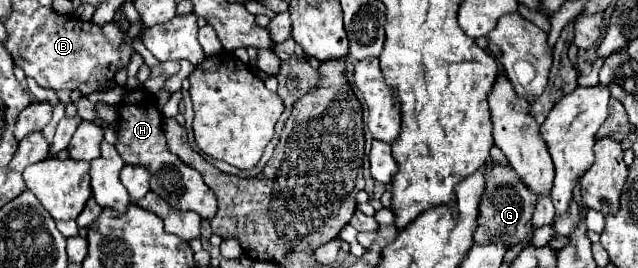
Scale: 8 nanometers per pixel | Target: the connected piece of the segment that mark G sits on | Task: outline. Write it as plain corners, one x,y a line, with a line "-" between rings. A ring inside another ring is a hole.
499,165
491,167
491,177
485,185
485,195
481,199
481,217
479,217
479,227
475,231
475,243
477,245
485,245
485,243
493,243
493,241
501,241
505,243
509,249
515,247
521,241
531,239
533,235
533,225
531,225
531,215
535,211
537,205
537,195
531,193
521,179
517,177
517,173
513,173
513,169
503,169

